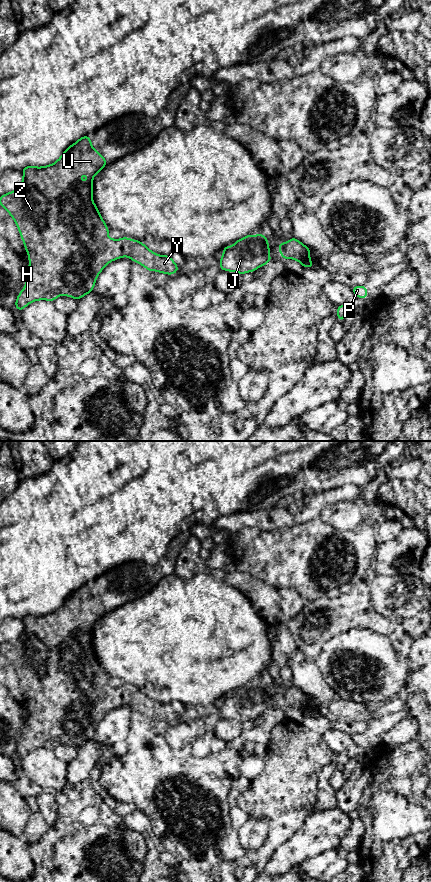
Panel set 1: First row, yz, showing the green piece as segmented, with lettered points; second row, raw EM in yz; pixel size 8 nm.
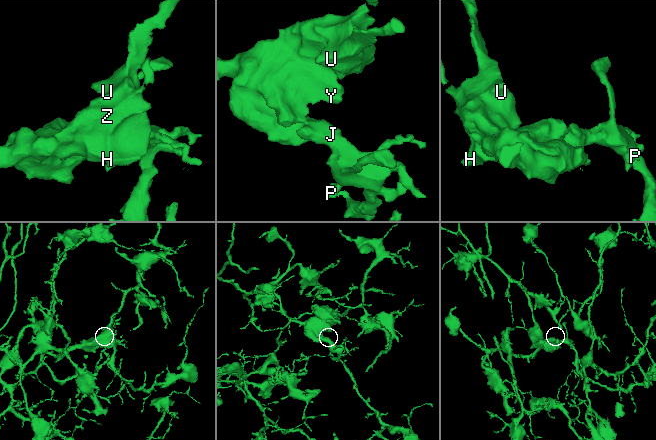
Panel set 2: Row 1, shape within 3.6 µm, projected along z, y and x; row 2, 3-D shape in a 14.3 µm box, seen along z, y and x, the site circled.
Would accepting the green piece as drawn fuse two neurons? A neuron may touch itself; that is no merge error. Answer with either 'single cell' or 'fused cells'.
single cell

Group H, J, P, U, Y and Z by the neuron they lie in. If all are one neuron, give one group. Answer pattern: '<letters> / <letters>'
H J P U Y Z

